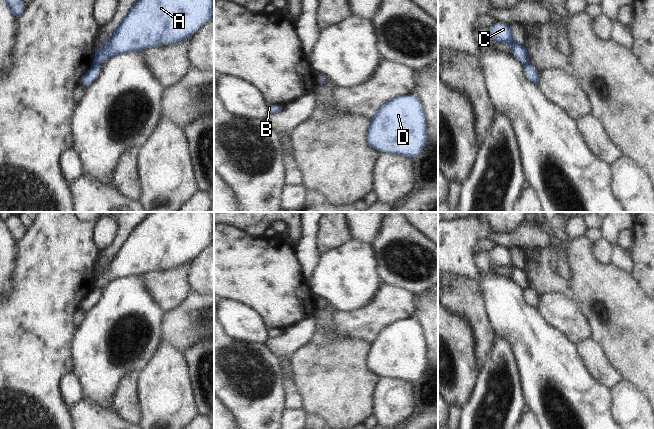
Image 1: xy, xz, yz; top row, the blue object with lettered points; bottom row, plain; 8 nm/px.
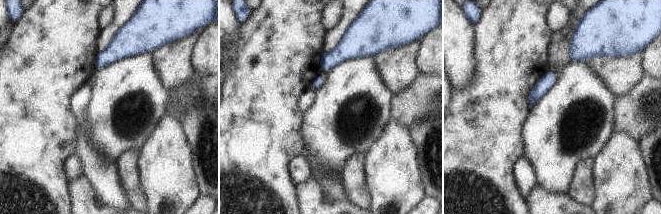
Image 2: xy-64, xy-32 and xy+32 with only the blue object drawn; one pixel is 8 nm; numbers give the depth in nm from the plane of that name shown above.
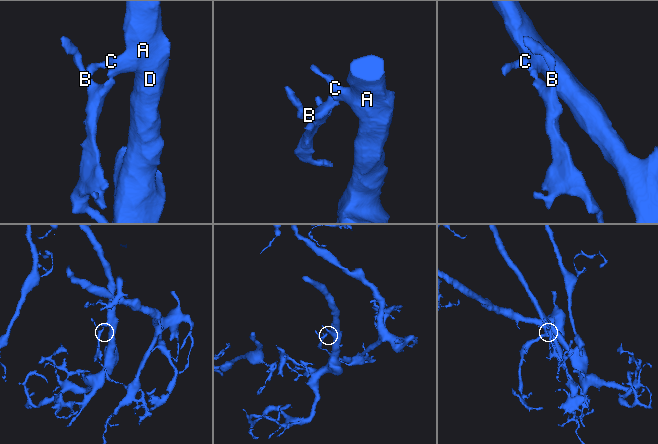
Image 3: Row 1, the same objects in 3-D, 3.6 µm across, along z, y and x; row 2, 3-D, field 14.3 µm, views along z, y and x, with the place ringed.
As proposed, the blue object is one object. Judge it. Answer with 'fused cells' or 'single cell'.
fused cells

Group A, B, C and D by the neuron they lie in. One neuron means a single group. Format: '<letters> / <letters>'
A C D / B

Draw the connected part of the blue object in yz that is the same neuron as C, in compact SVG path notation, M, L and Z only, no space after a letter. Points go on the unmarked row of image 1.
M497 246L490 251L492 262L499 267L509 269L512 278L524 289L529 288L529 278L525 270L518 268L512 258L510 248Z

